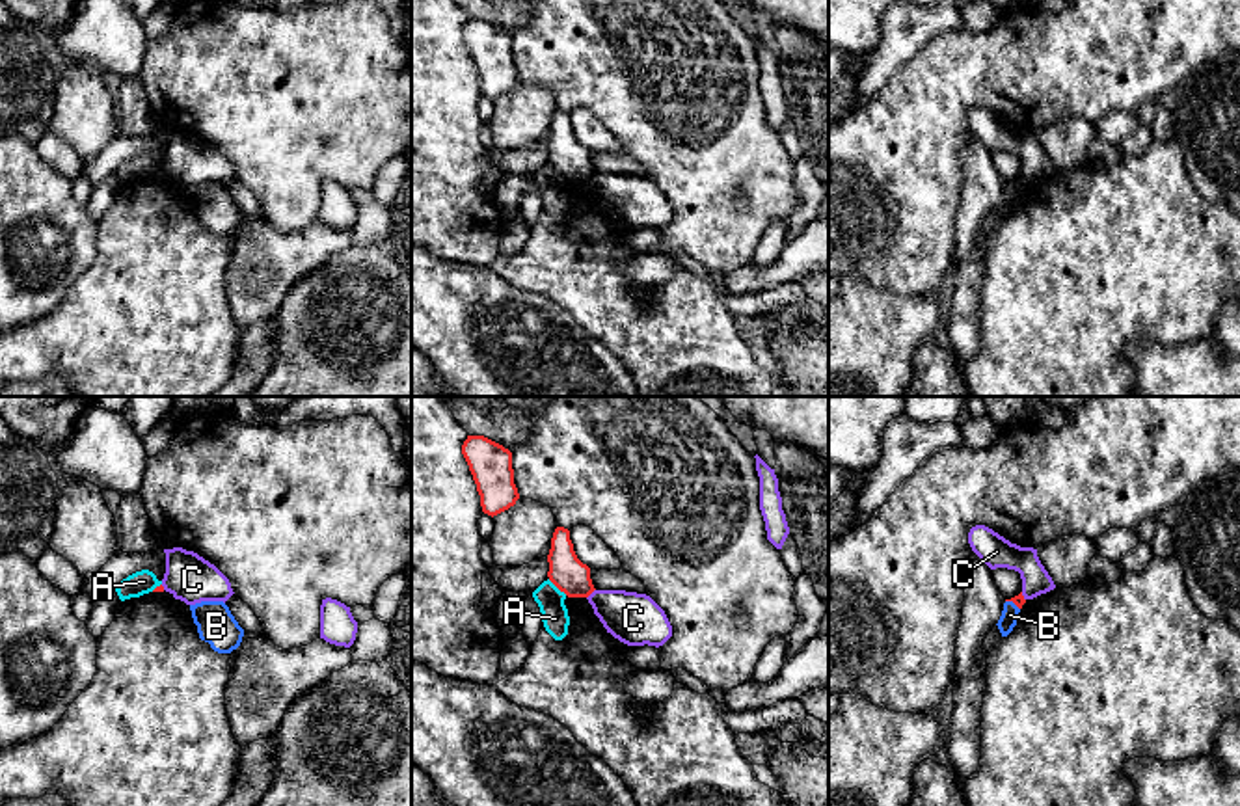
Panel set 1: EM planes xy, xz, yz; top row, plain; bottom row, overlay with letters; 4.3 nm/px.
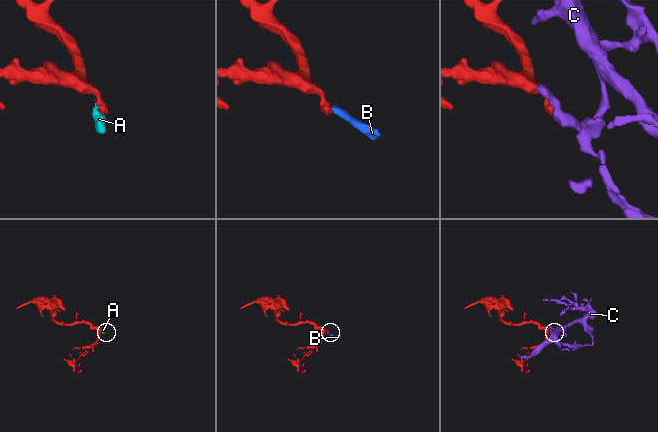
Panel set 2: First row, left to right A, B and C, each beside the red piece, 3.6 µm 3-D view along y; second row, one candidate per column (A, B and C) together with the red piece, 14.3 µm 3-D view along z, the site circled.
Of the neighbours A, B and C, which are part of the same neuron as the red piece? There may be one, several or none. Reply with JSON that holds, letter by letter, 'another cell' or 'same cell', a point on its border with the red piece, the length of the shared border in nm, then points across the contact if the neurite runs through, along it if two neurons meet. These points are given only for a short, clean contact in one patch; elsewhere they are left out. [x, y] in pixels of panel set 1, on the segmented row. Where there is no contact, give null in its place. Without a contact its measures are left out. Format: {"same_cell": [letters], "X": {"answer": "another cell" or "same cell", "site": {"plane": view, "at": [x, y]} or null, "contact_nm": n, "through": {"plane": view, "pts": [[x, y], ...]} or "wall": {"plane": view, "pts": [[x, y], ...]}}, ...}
{"same_cell": [], "A": {"answer": "another cell", "site": {"plane": "xz", "at": [557, 587]}, "contact_nm": 110, "wall": {"plane": "xz", "pts": [[548, 579], [566, 594]]}}, "B": {"answer": "another cell", "site": {"plane": "yz", "at": [1013, 602]}, "contact_nm": 80, "wall": {"plane": "yz", "pts": [[1006, 600], [1019, 609]]}}, "C": {"answer": "another cell", "site": {"plane": "xz", "at": [591, 592]}, "contact_nm": 60}}

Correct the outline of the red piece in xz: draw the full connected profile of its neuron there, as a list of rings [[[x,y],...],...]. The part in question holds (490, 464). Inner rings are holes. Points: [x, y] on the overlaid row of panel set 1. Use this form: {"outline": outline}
{"outline": [[[467,436],[462,454],[477,484],[484,514],[493,517],[516,504],[519,493],[508,449],[484,436]]]}

